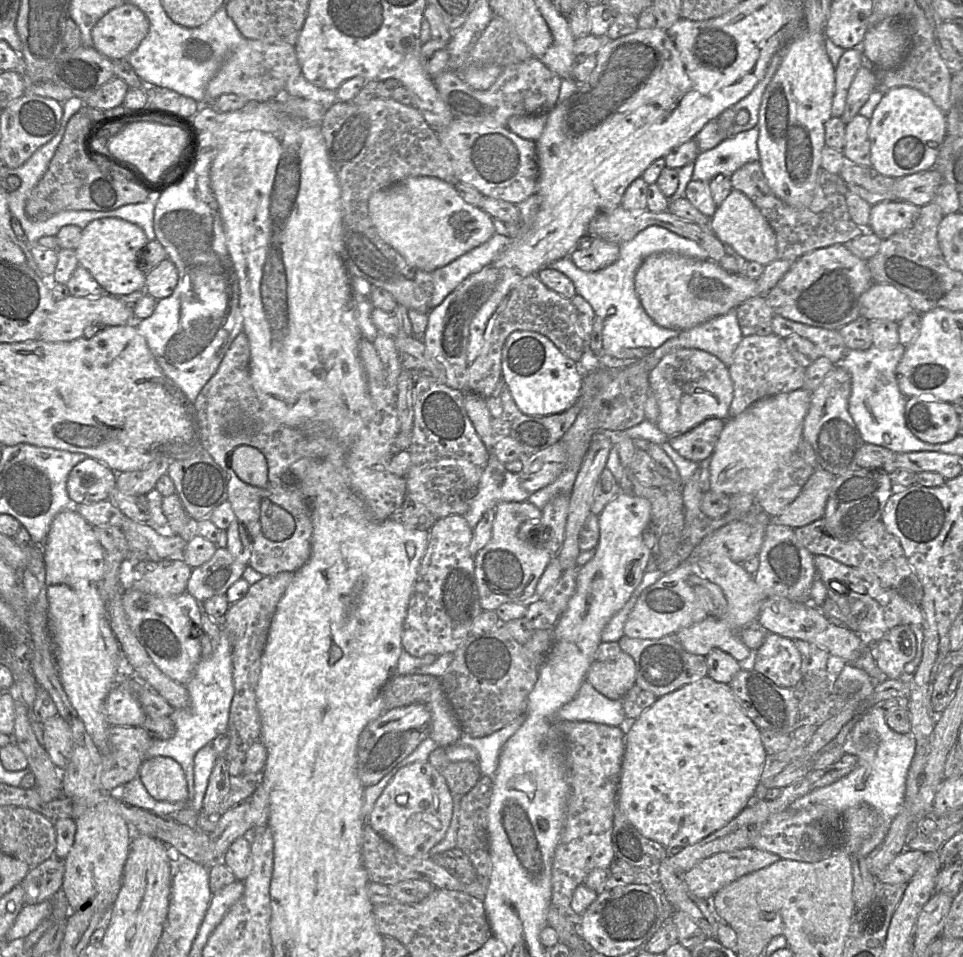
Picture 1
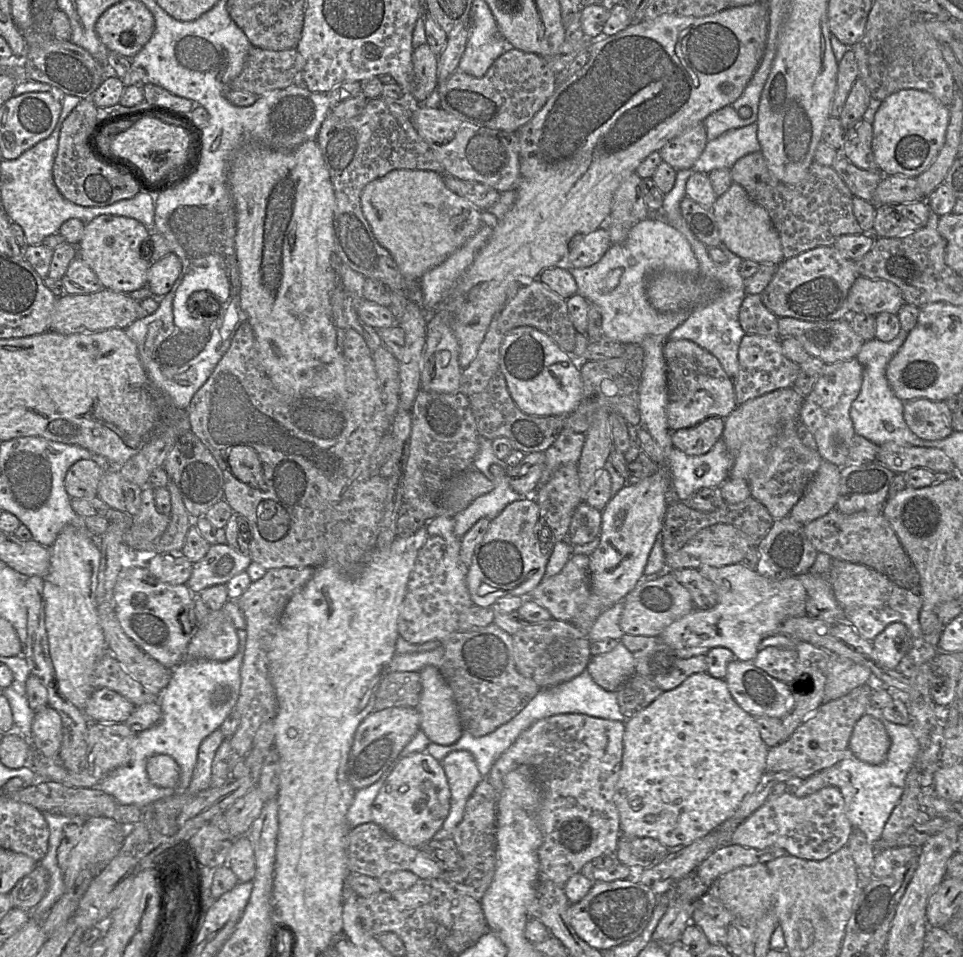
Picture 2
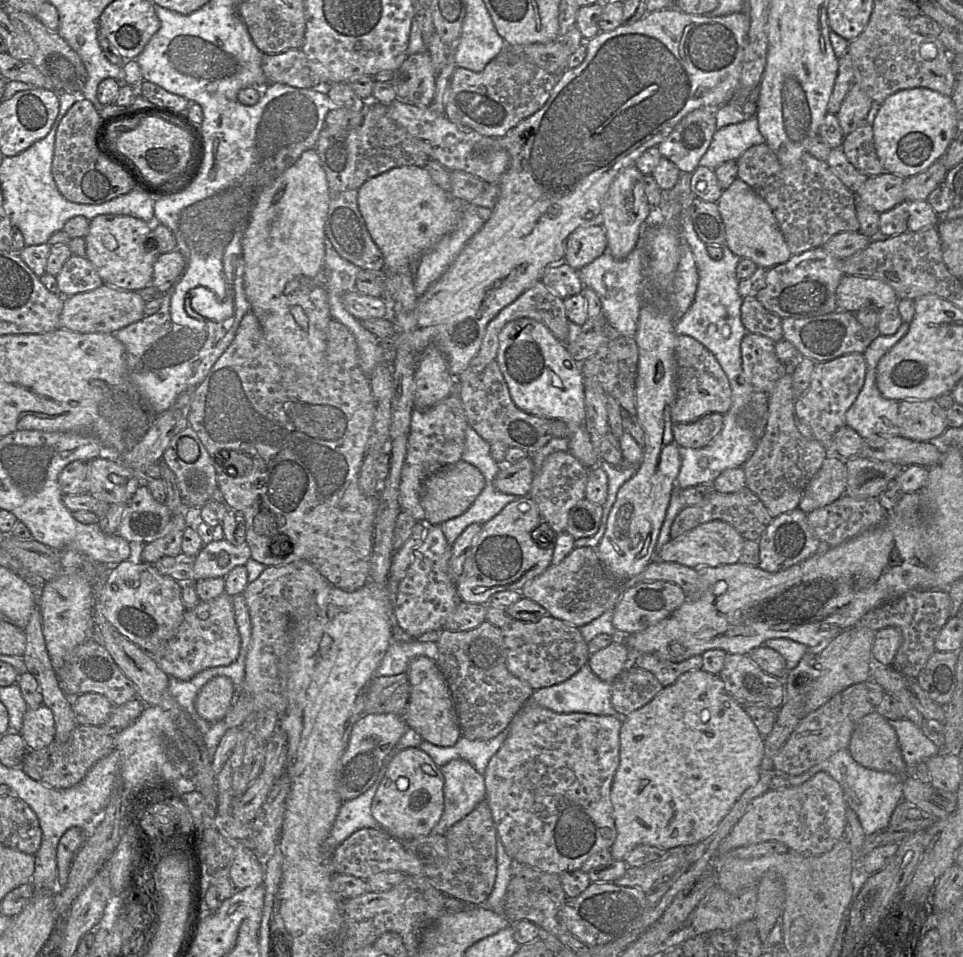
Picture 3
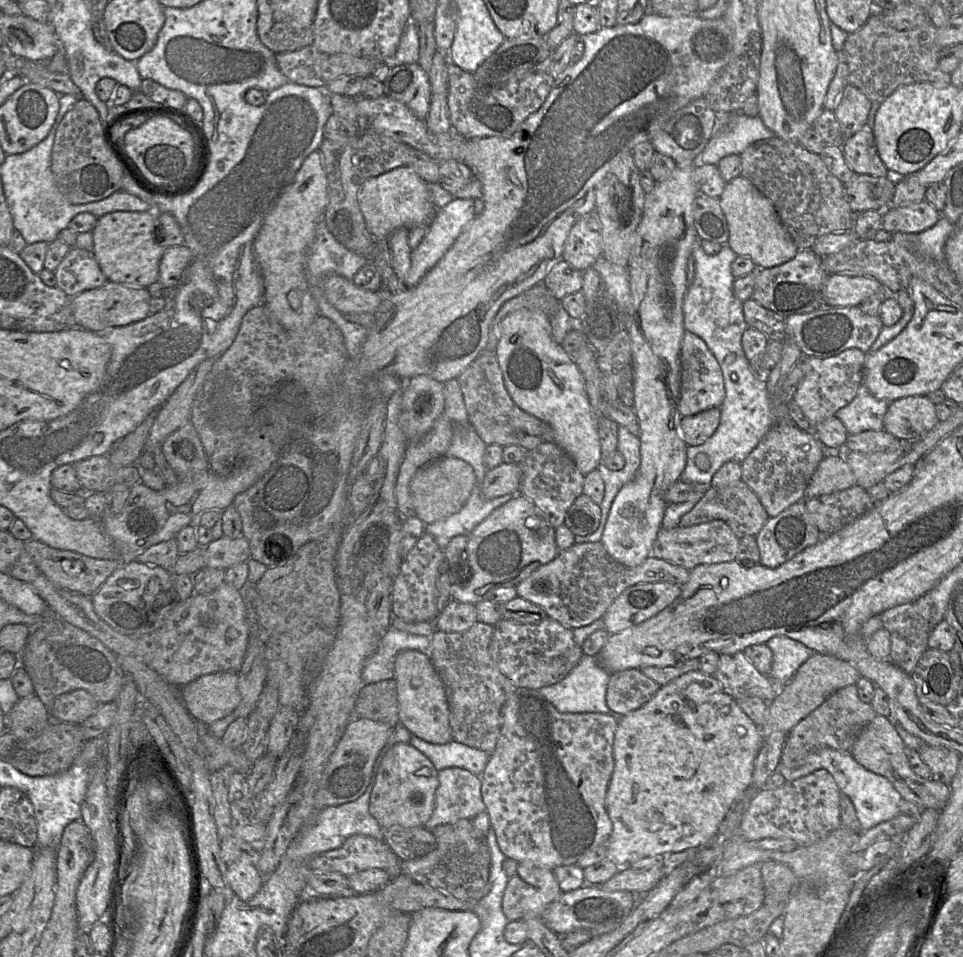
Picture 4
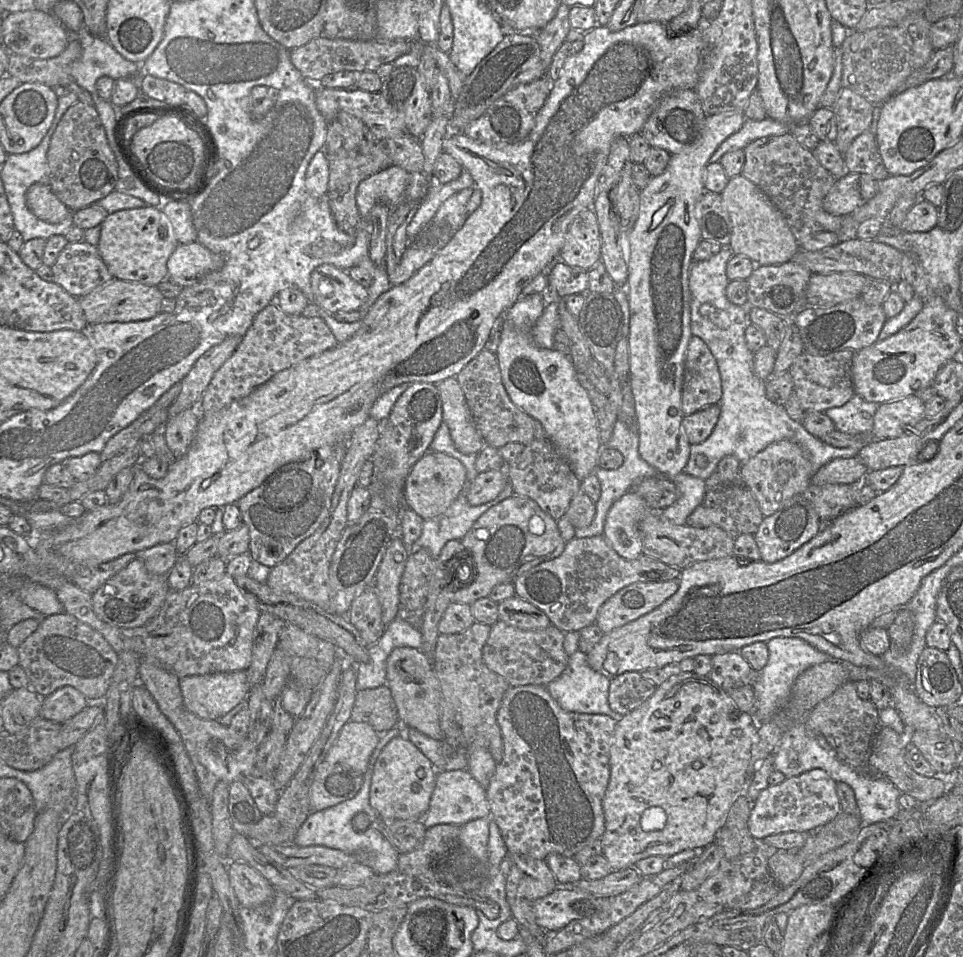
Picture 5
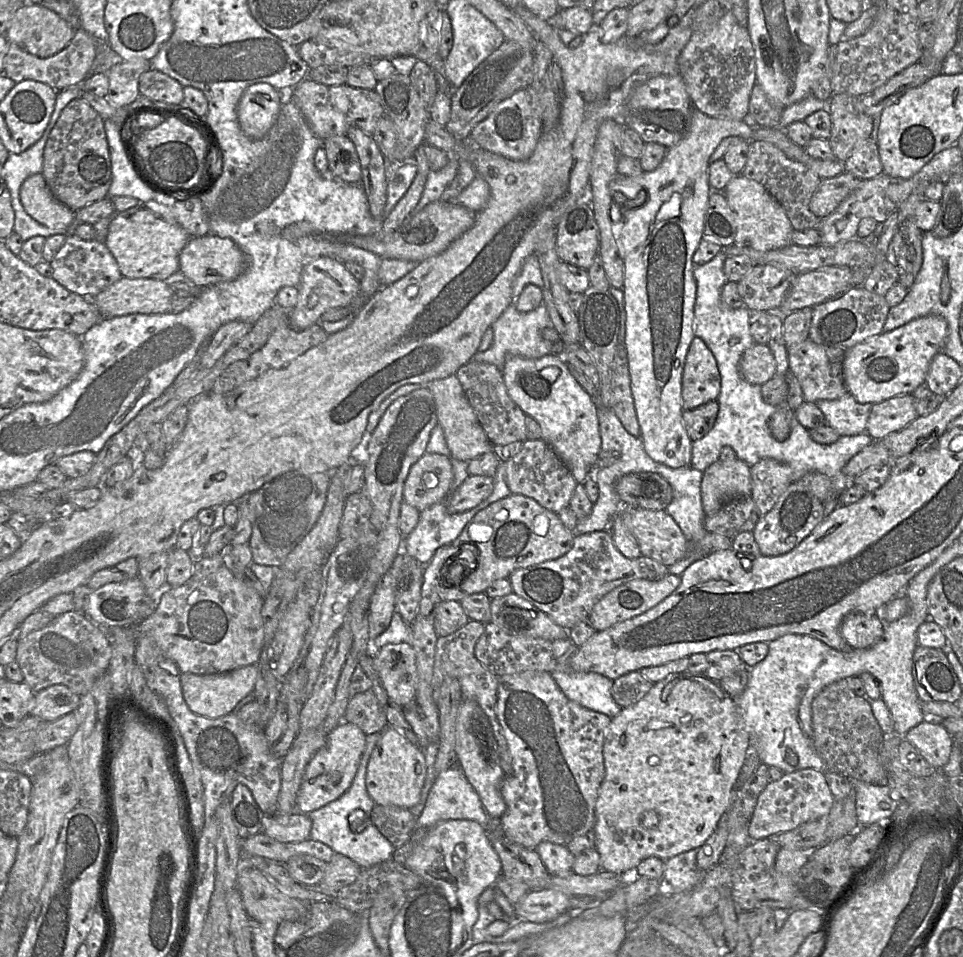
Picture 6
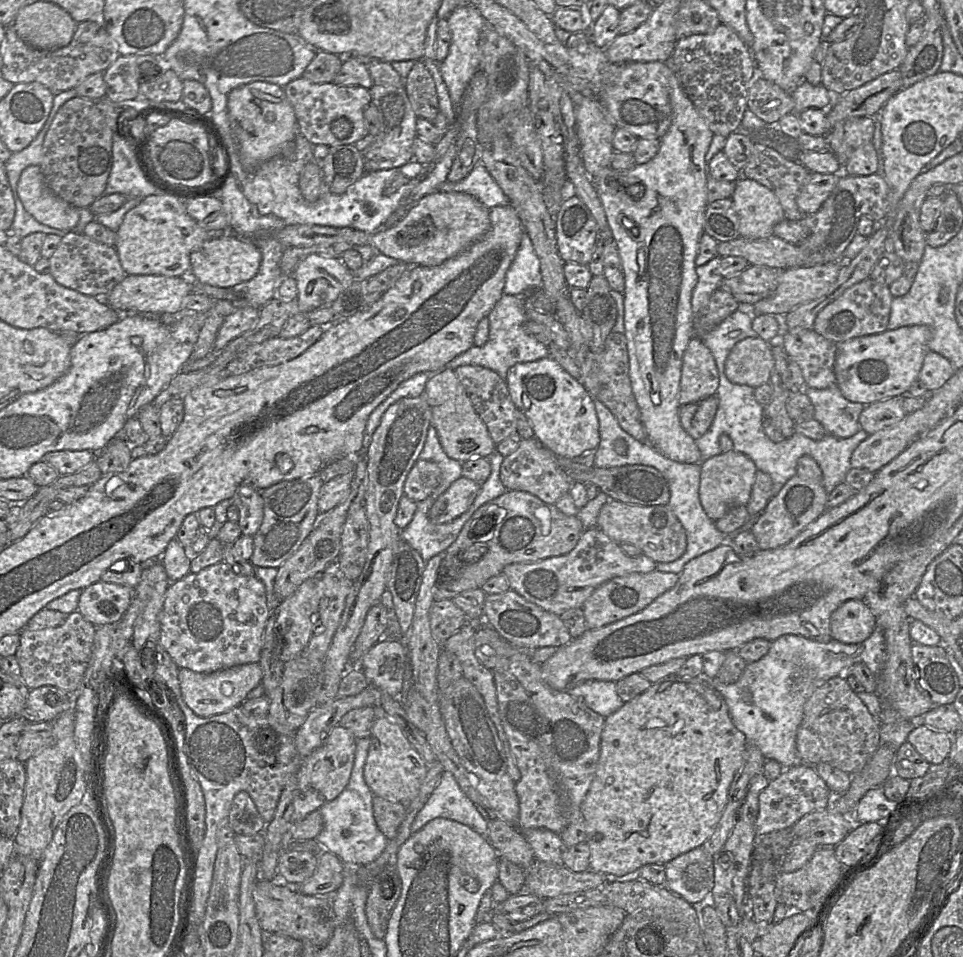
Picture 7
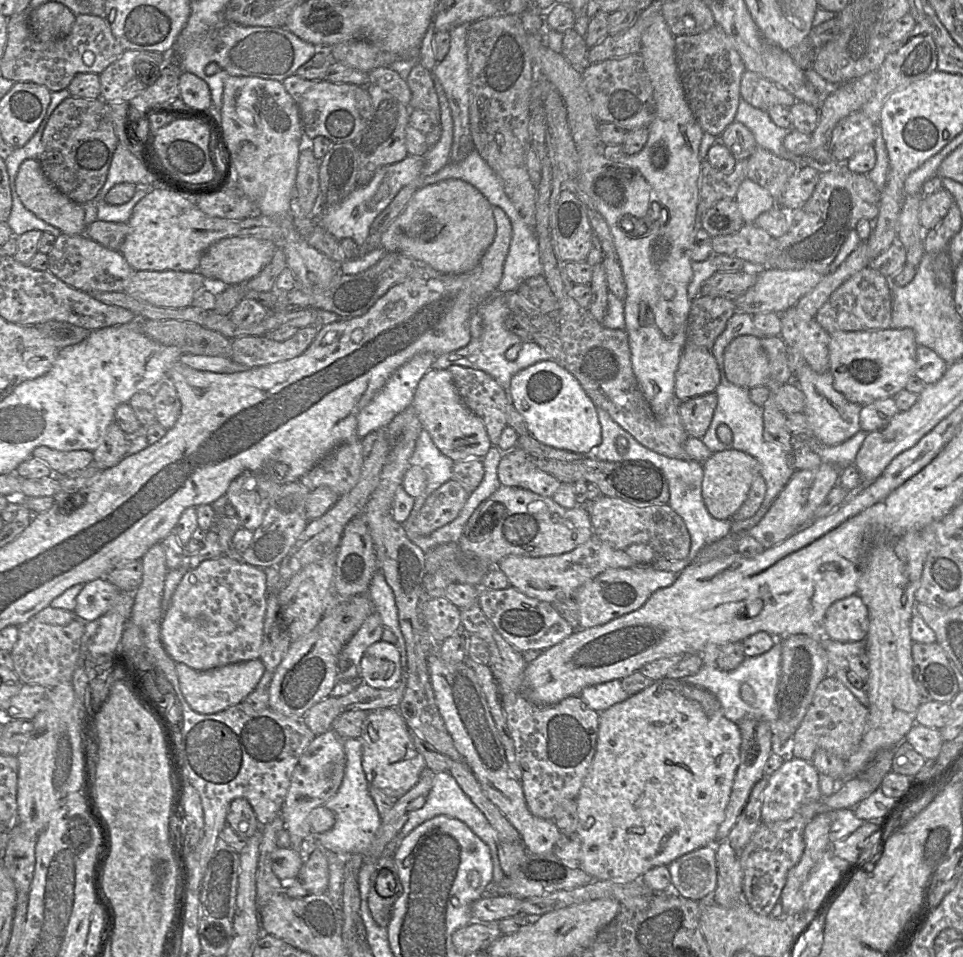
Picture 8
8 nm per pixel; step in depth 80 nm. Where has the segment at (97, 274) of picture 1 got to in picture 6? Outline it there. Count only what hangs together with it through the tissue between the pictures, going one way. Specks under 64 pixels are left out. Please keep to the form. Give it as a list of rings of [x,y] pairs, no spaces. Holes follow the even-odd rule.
[[[151,200],[115,213],[104,244],[117,261],[123,277],[165,281],[179,271],[179,255],[190,238],[168,206]]]

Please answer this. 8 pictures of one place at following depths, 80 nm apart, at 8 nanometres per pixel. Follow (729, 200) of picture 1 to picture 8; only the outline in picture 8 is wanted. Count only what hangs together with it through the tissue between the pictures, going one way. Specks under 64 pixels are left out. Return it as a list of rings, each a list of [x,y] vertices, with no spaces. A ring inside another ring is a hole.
[[[748,178],[740,184],[735,201],[745,224],[753,224],[760,214],[777,206],[767,189]]]

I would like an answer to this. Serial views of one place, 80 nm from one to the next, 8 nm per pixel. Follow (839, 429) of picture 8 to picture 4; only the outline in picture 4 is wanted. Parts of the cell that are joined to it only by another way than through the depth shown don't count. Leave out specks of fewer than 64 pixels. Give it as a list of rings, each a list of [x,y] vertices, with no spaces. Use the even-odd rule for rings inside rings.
[[[864,383],[858,388],[854,399],[835,413],[849,434],[858,434],[867,430],[884,430],[884,416],[890,402],[876,398]]]

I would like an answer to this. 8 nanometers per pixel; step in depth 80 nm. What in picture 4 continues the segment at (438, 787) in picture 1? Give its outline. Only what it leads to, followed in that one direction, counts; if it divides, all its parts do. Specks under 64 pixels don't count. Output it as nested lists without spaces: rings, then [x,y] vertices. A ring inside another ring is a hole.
[[[410,743],[394,744],[379,764],[369,811],[382,828],[424,826],[433,813],[438,785],[438,770],[425,754]]]

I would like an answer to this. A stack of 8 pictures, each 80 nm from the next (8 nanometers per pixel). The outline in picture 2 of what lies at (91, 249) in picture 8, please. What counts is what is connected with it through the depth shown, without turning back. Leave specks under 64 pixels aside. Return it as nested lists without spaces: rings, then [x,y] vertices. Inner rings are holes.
[[[80,257],[73,259],[61,280],[70,295],[91,294],[104,288],[94,271]]]

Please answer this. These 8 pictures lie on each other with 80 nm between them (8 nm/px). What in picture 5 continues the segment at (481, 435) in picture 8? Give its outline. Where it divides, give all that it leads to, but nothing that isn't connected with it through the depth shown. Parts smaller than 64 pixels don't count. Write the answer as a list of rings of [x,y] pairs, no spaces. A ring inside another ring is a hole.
[[[449,377],[436,385],[442,402],[442,419],[449,428],[455,447],[463,454],[478,454],[486,443],[476,428],[473,416],[457,378]]]

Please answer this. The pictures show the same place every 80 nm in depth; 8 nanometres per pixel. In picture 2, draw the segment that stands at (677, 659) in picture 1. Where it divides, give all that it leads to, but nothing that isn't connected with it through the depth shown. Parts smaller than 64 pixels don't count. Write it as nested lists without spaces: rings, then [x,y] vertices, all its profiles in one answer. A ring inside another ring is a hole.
[[[624,634],[619,641],[633,655],[636,673],[655,682],[663,692],[676,688],[692,674],[707,672],[706,655],[698,655],[688,659],[679,658],[660,637]]]

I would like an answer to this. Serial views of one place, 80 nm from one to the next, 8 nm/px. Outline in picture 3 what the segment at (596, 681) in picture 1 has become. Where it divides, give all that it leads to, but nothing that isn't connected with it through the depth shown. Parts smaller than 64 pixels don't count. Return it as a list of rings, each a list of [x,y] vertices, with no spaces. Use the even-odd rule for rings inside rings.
[[[615,639],[606,648],[590,655],[588,664],[600,680],[612,683],[629,665],[629,651],[621,639]]]

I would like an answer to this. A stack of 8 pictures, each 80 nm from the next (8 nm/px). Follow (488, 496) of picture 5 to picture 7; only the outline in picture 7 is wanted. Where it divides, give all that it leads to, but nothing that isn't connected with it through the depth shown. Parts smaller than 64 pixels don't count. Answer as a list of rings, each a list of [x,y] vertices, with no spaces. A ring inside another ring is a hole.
[[[460,477],[436,499],[428,512],[429,520],[434,524],[451,522],[469,509],[480,489],[481,484]]]

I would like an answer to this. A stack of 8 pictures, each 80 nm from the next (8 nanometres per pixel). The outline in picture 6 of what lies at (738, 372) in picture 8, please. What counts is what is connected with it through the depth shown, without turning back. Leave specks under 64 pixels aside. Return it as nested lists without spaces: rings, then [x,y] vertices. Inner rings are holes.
[[[757,344],[747,349],[739,362],[742,378],[750,384],[763,385],[776,375],[776,362],[767,344]]]

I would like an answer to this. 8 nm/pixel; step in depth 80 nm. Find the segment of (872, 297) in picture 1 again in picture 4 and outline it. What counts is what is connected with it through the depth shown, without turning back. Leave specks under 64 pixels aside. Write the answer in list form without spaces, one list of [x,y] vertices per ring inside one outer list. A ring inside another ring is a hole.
[[[840,272],[827,276],[823,298],[827,307],[859,306],[864,299],[883,290],[884,286],[873,277]]]

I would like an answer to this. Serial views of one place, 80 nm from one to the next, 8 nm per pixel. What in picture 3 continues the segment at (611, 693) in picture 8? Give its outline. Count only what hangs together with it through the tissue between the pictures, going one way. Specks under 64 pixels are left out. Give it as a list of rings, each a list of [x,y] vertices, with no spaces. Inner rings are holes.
[[[588,663],[564,682],[549,687],[534,690],[527,700],[527,704],[536,704],[557,713],[589,713],[595,715],[609,715],[621,722],[626,716],[618,713],[611,704],[611,683],[600,680],[591,670]]]

